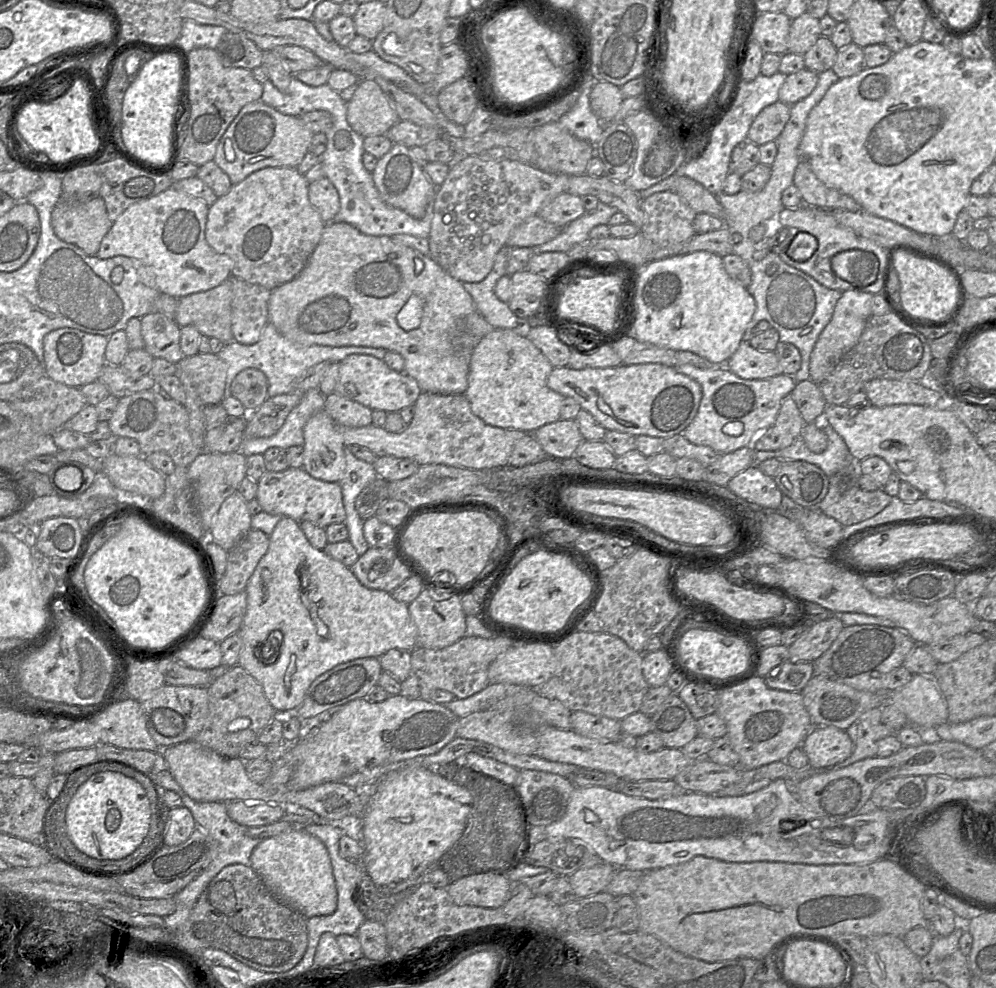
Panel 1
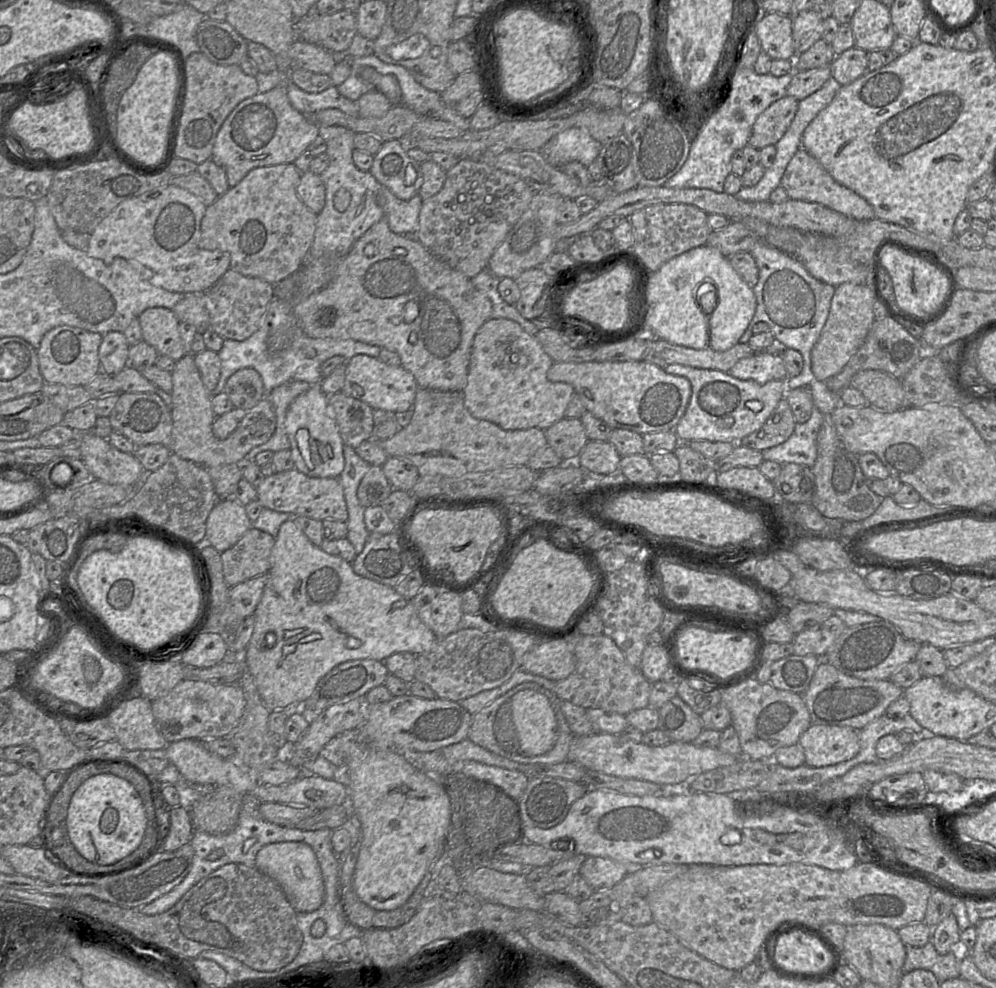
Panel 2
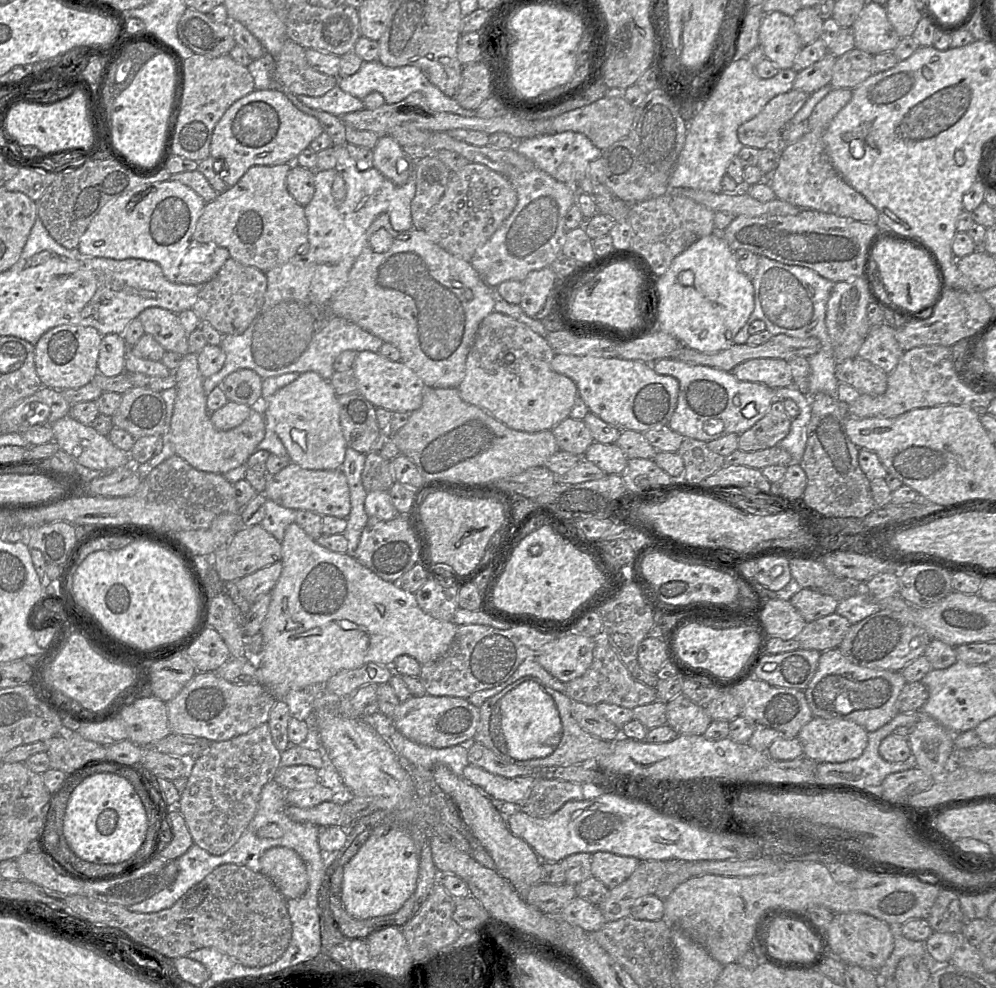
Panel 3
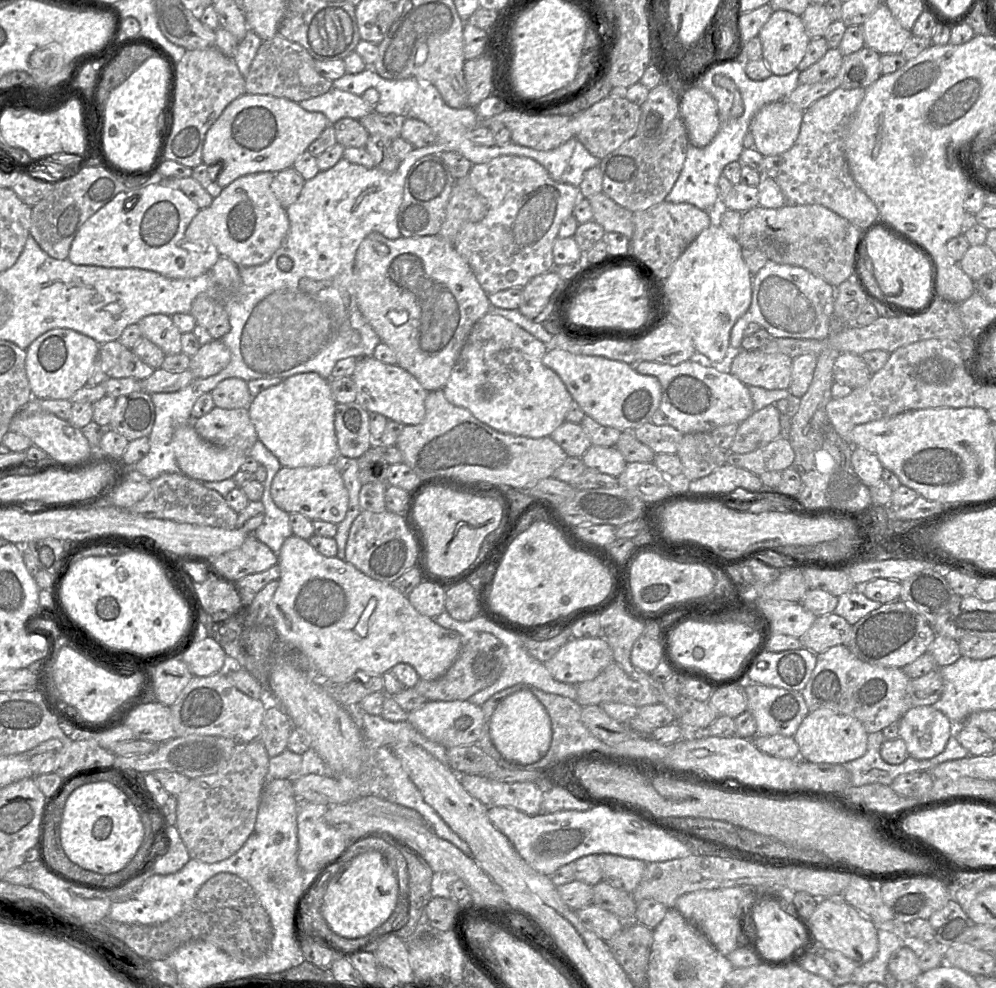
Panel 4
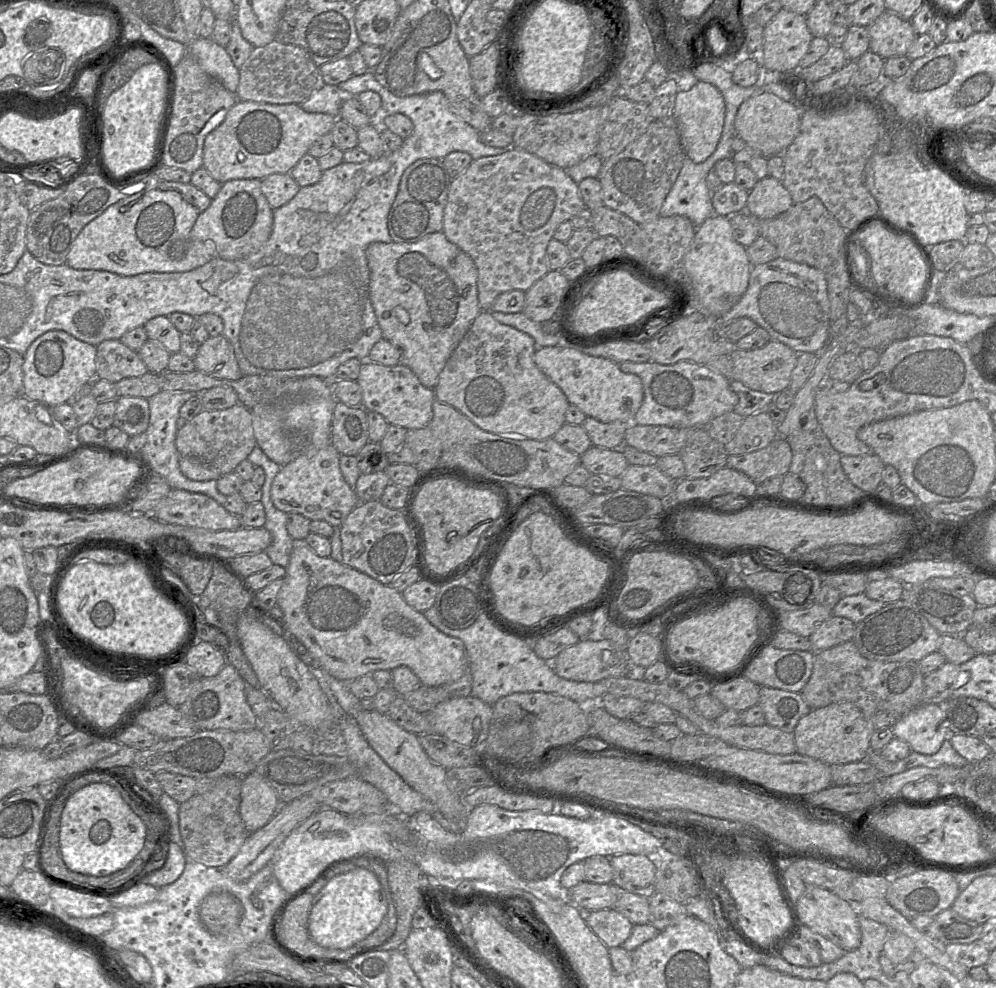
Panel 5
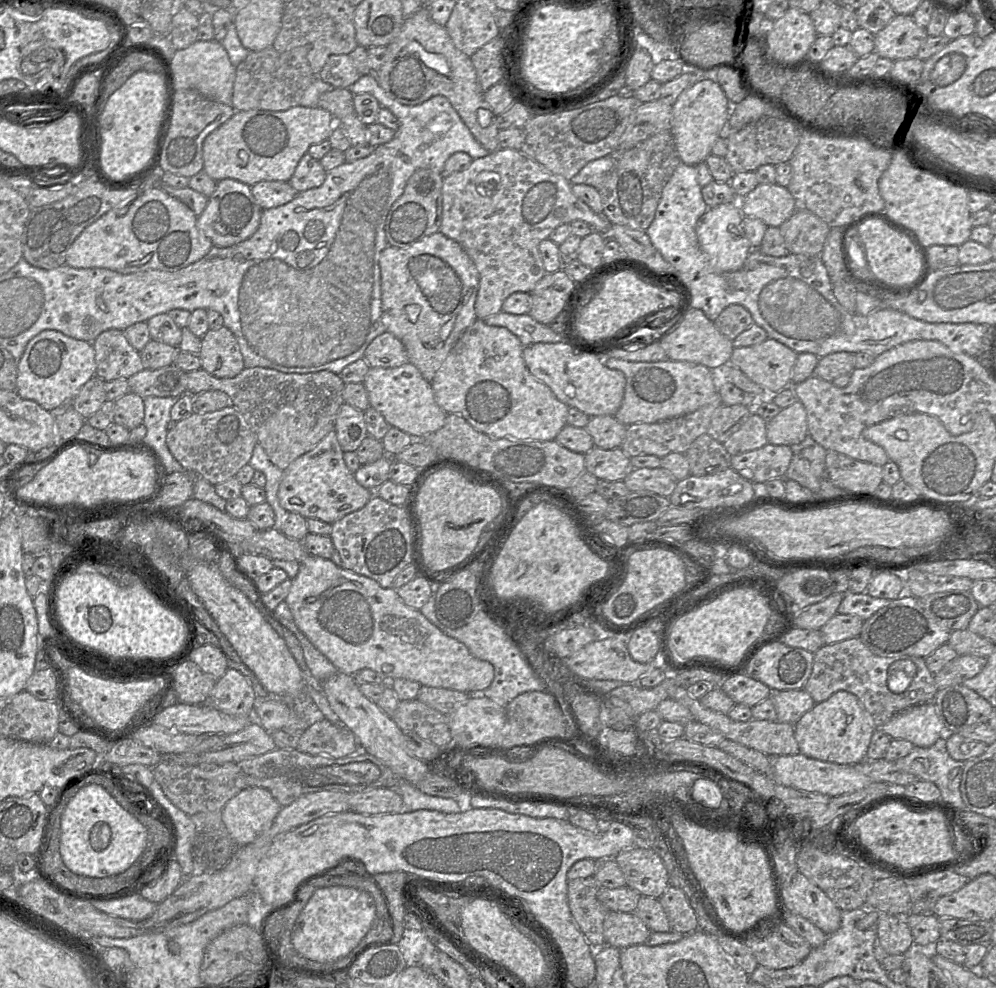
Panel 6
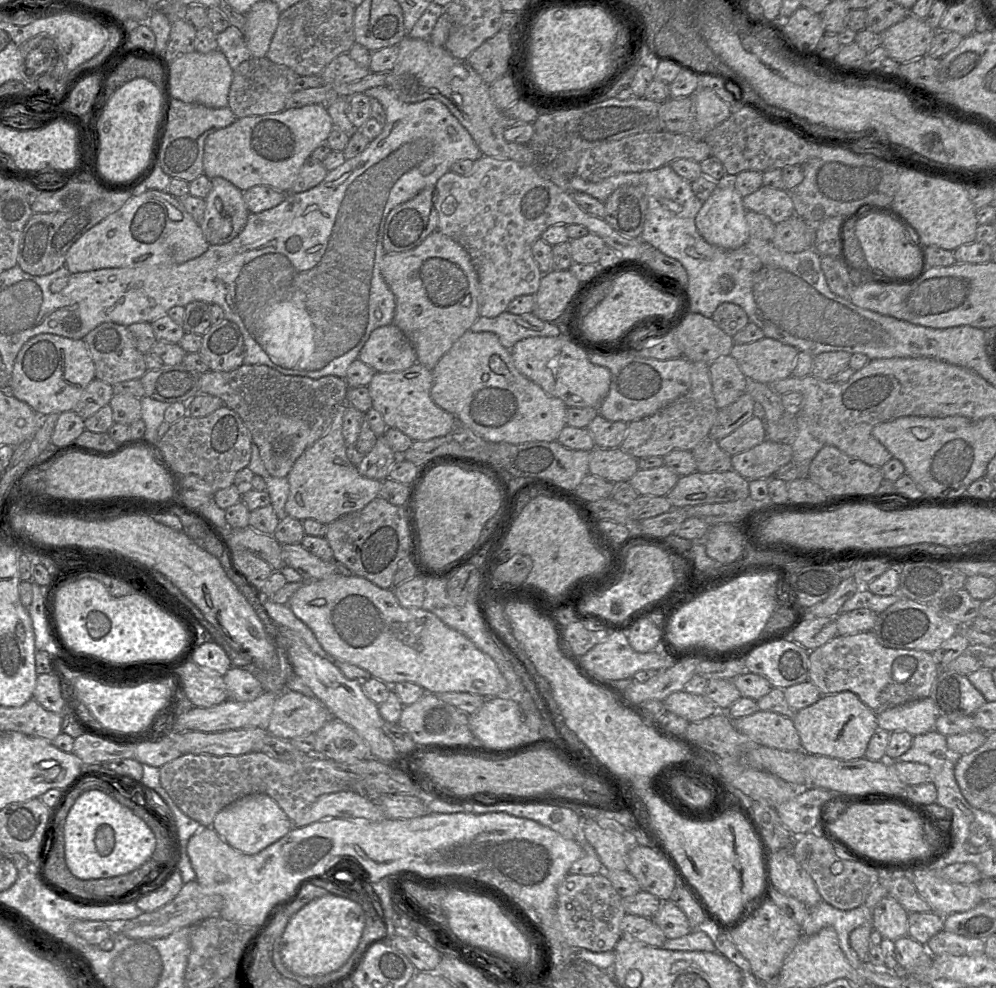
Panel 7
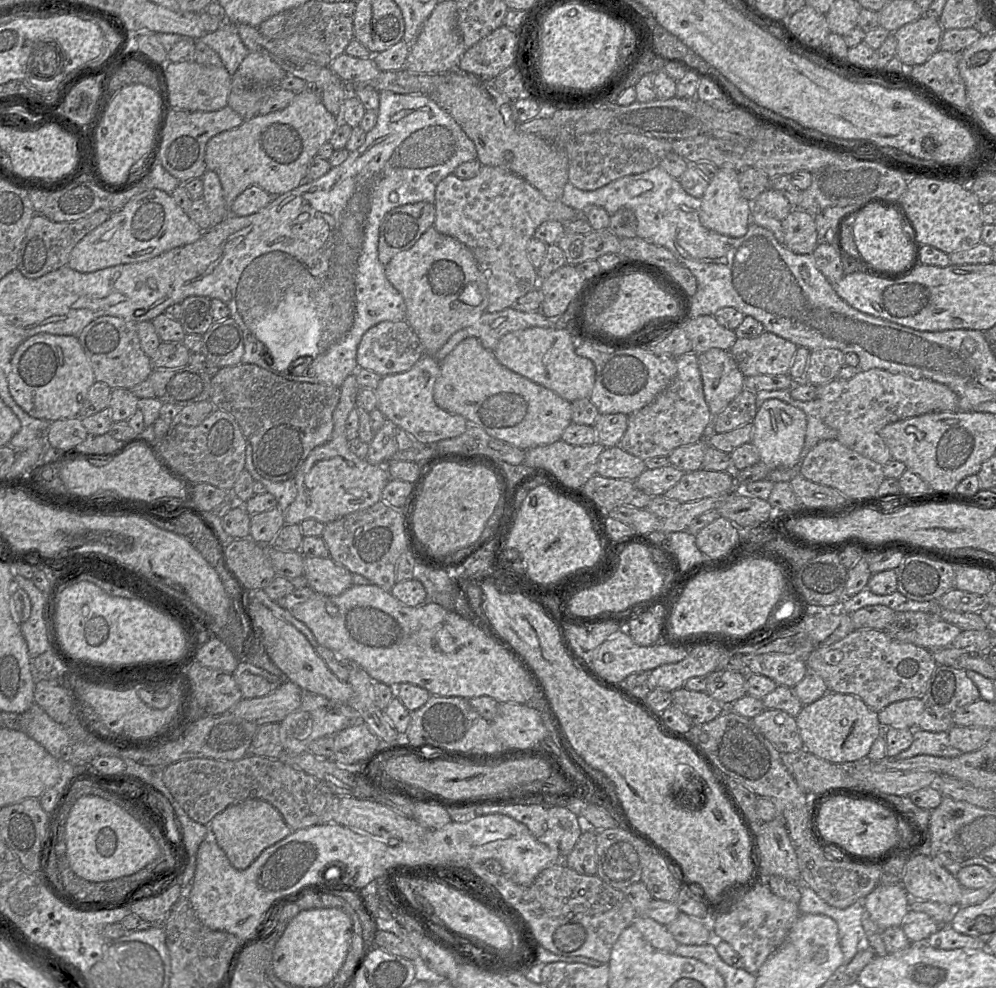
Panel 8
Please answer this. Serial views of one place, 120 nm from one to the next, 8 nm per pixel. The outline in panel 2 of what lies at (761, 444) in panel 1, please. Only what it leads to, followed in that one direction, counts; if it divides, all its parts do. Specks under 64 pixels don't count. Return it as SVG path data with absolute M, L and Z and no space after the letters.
M783 398L758 430L740 440L740 445L763 451L785 442L796 425L788 401Z

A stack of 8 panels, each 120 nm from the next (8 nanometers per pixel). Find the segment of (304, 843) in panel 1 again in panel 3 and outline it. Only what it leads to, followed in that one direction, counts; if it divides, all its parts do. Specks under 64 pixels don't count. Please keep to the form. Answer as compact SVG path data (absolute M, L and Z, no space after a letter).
M268 849L260 858L260 872L272 880L286 899L300 898L308 889L305 863L292 849Z

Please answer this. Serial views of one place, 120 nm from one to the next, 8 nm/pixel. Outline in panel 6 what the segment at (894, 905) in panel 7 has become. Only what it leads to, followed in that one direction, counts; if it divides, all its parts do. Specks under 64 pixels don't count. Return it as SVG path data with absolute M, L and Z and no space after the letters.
M880 914L877 938L888 955L906 954L915 947L910 927L902 916Z

